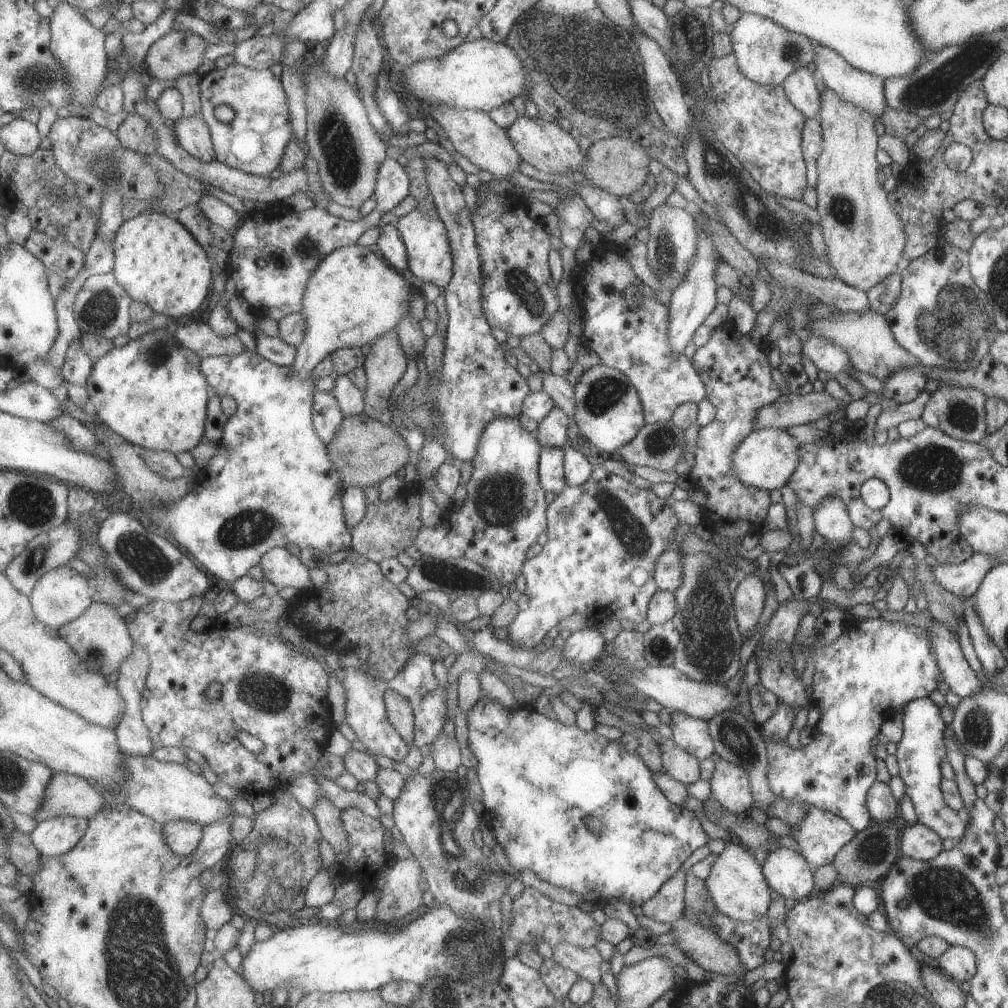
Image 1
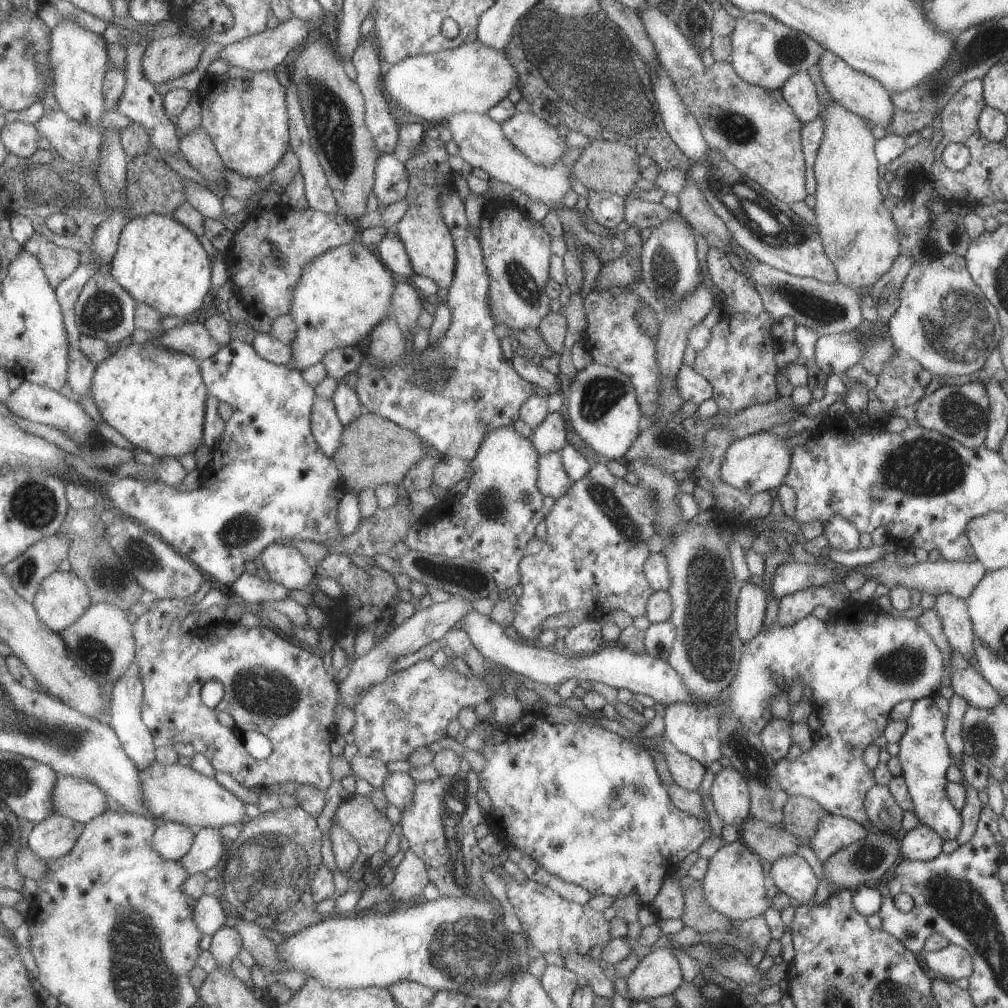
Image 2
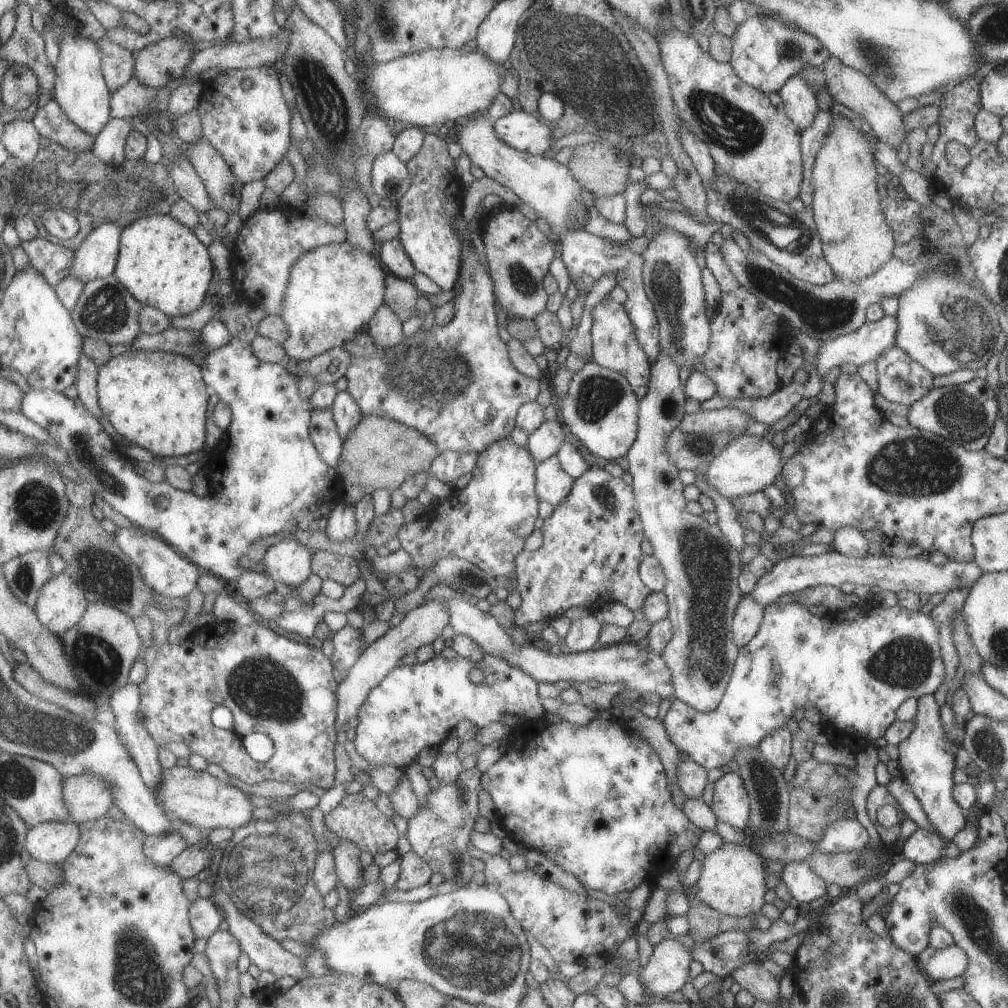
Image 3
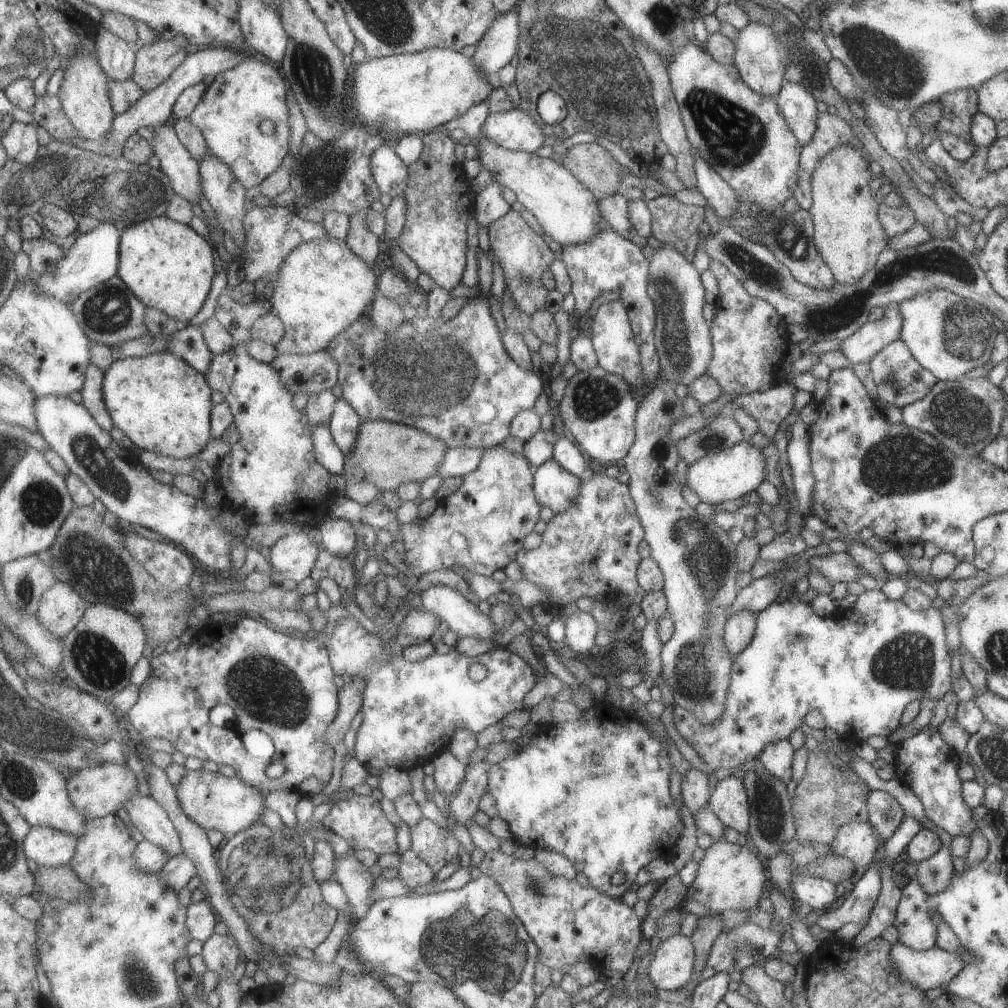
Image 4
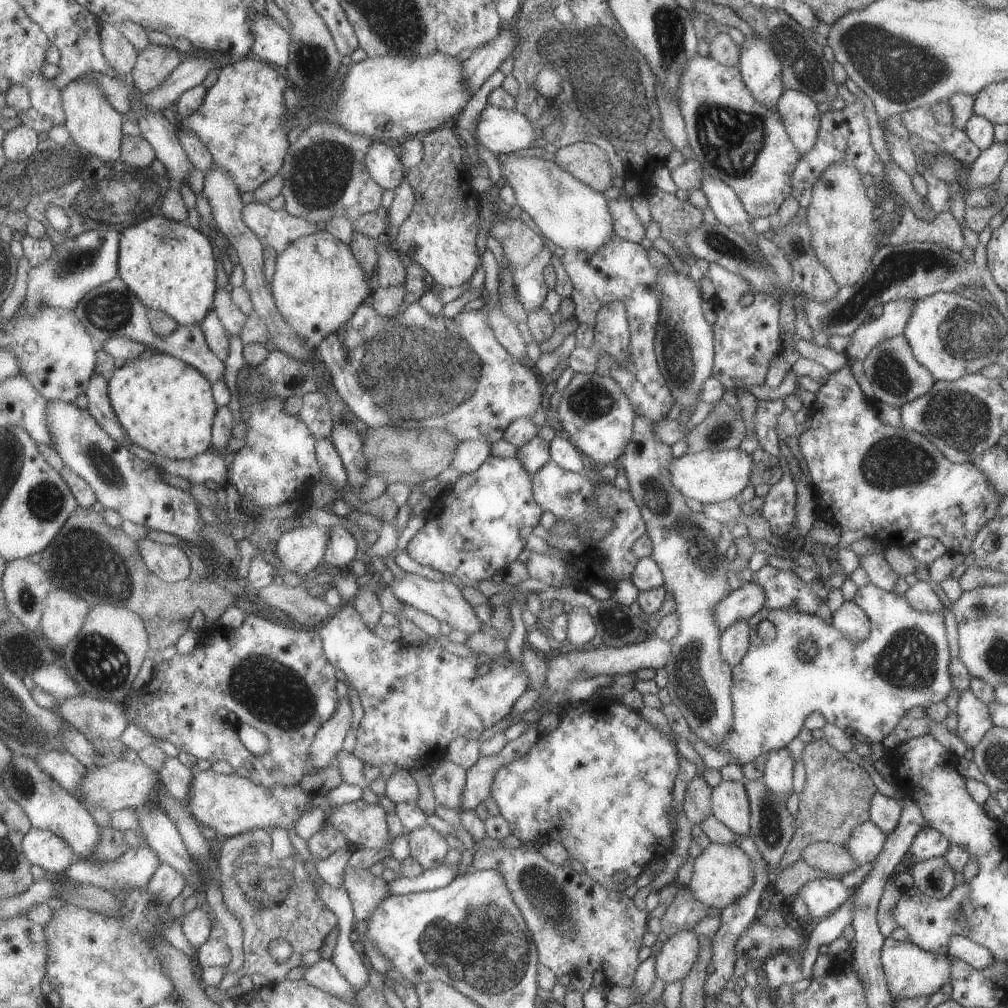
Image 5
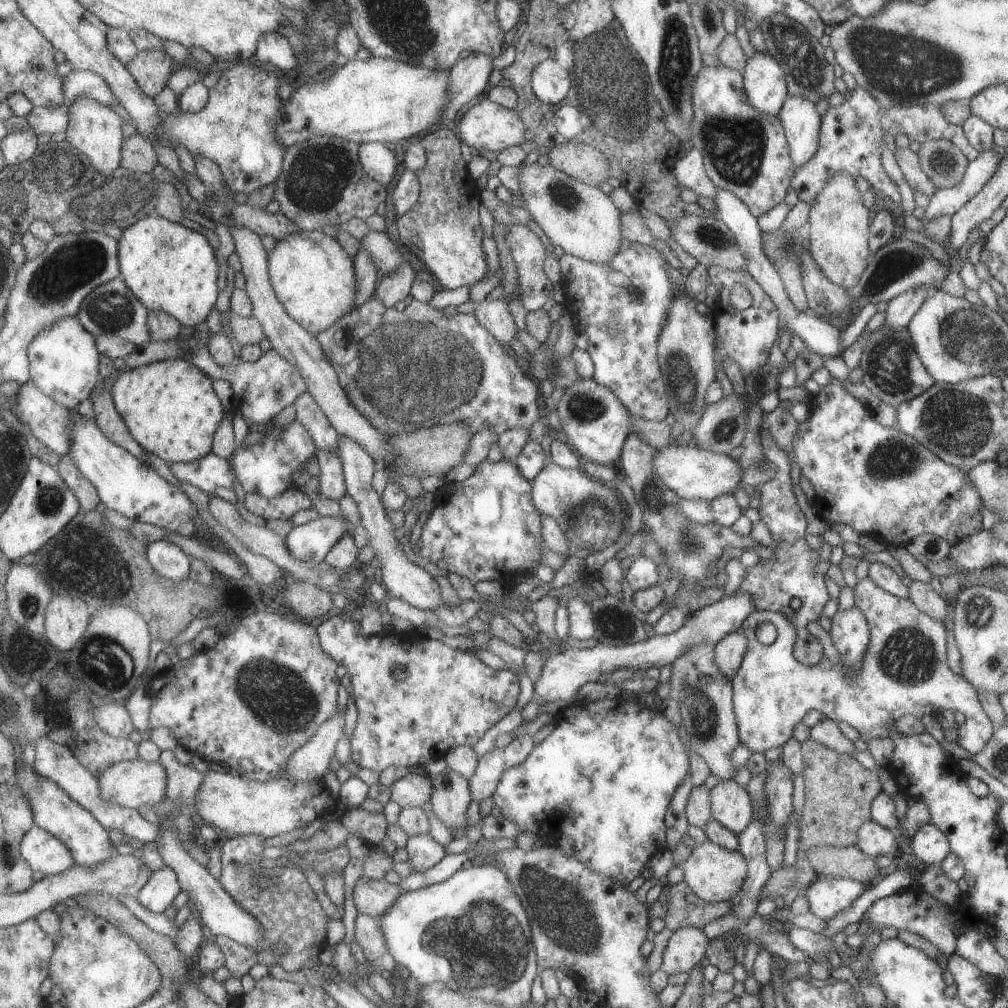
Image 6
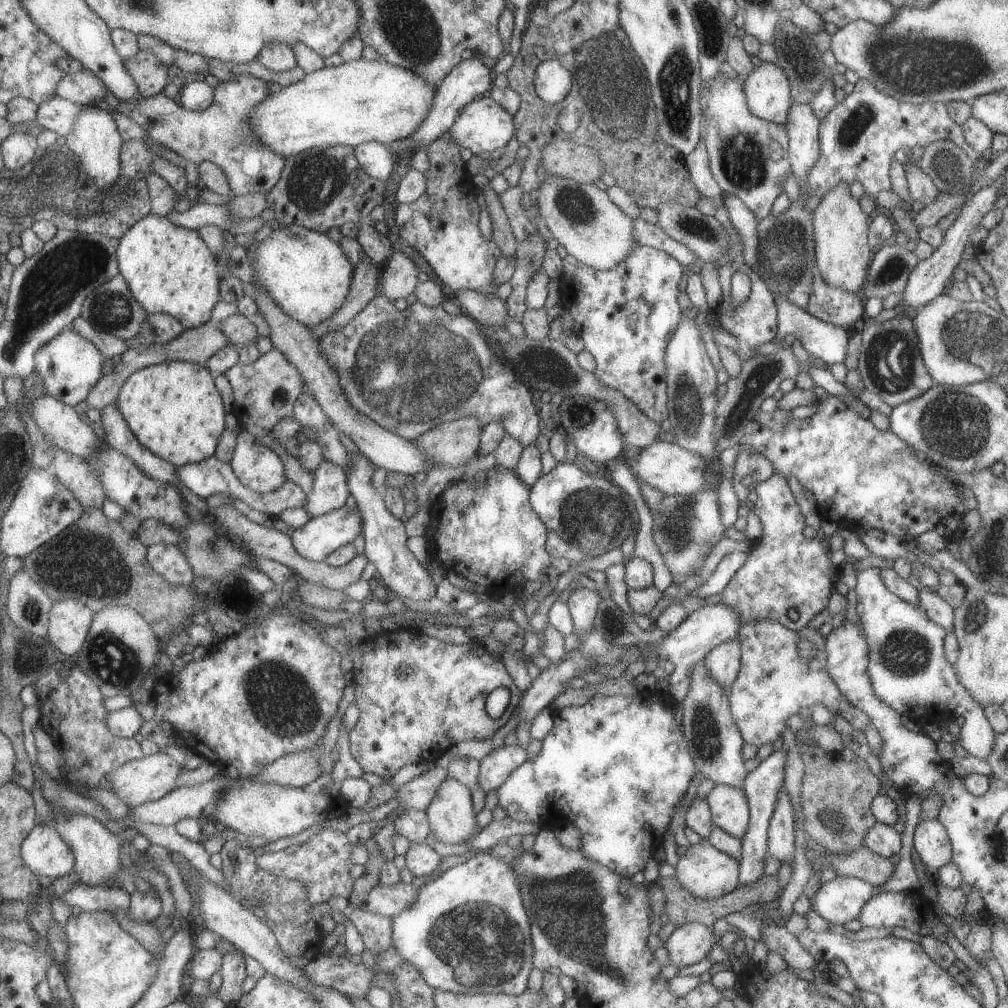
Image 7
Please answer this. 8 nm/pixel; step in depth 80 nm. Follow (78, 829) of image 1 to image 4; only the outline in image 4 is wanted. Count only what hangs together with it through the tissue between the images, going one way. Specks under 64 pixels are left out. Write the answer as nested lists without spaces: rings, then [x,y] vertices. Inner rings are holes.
[[[33,826],[25,839],[23,849],[28,858],[38,866],[58,867],[68,865],[78,850],[77,837],[67,831],[49,826]]]

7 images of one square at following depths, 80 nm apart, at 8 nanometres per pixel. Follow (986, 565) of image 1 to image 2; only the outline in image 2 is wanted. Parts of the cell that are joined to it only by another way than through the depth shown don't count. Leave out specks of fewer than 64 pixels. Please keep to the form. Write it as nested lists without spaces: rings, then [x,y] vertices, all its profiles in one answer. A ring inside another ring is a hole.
[[[885,557],[884,562],[872,564],[870,568],[865,570],[865,573],[867,579],[877,578],[878,584],[884,584],[888,589],[893,585],[901,585],[908,588],[909,591],[922,590],[935,597],[947,593],[965,600],[986,571],[984,566],[977,560],[966,563],[937,559],[934,562],[916,562],[911,567],[901,568],[895,563],[893,557]]]

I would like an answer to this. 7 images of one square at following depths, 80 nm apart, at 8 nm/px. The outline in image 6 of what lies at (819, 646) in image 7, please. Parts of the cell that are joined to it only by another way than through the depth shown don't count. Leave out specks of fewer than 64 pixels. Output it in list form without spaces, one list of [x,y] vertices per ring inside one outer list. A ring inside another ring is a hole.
[[[869,576],[853,586],[853,595],[855,608],[859,608],[859,612],[863,614],[863,618],[869,626],[869,643],[857,674],[846,679],[843,676],[843,670],[837,666],[835,646],[831,644],[829,634],[817,622],[809,622],[806,629],[811,636],[819,641],[823,647],[823,654],[818,657],[820,662],[815,666],[804,666],[793,657],[793,645],[797,634],[793,624],[787,622],[787,618],[783,618],[781,614],[775,612],[756,610],[743,620],[741,632],[745,634],[747,648],[745,648],[739,669],[730,680],[732,684],[732,710],[736,719],[739,744],[743,744],[751,753],[765,753],[765,751],[775,749],[777,746],[782,747],[791,738],[793,726],[800,722],[809,710],[818,711],[820,715],[825,716],[825,719],[832,722],[843,721],[847,723],[867,743],[873,738],[887,737],[891,720],[897,721],[907,714],[921,719],[923,715],[932,714],[933,711],[940,713],[947,709],[952,713],[960,712],[965,717],[965,722],[956,729],[956,744],[971,755],[981,752],[987,740],[993,735],[995,726],[987,718],[987,714],[984,714],[977,699],[977,690],[961,676],[957,676],[949,670],[946,662],[946,630],[944,624],[922,614],[917,610],[917,606],[908,599],[899,598],[881,590],[875,582],[871,582]],[[759,623],[770,623],[775,629],[775,641],[769,646],[759,644],[755,638],[755,630]]]

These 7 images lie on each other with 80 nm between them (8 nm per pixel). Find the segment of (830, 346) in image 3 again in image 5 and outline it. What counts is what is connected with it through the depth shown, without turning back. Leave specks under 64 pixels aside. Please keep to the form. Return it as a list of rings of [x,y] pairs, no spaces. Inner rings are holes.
[[[889,301],[882,305],[881,316],[859,325],[843,351],[848,362],[863,361],[867,353],[882,340],[901,335],[909,318],[913,301]]]

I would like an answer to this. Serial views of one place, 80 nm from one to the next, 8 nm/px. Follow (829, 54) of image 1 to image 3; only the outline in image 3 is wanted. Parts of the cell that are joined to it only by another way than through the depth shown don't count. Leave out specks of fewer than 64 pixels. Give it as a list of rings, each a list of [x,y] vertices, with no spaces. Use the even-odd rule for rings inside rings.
[[[828,55],[821,68],[825,86],[834,99],[836,108],[852,116],[864,118],[872,128],[875,138],[883,139],[899,149],[899,144],[905,138],[906,132],[902,127],[900,110],[887,98],[887,95],[883,94],[868,76],[845,66],[836,56]]]

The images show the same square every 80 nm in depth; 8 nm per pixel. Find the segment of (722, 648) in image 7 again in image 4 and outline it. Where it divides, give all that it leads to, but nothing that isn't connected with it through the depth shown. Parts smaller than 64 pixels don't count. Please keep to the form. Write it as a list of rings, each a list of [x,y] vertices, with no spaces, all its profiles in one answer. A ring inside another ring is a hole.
[[[743,609],[727,617],[722,637],[732,658],[749,644],[755,627],[756,614],[753,611]]]

